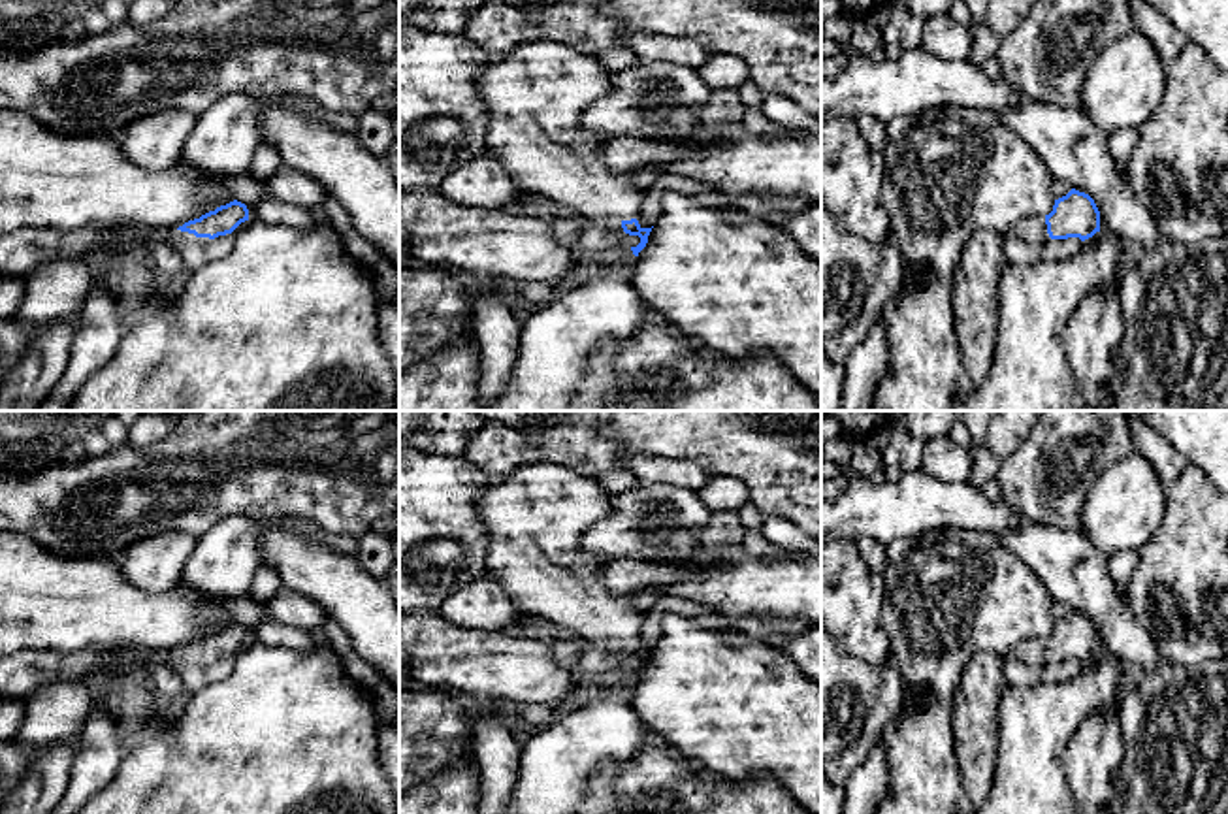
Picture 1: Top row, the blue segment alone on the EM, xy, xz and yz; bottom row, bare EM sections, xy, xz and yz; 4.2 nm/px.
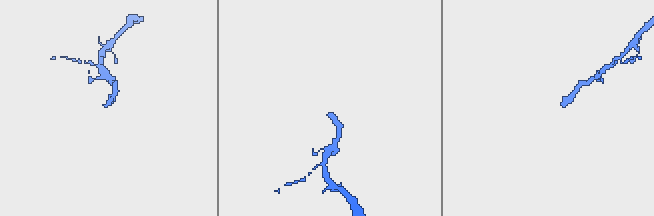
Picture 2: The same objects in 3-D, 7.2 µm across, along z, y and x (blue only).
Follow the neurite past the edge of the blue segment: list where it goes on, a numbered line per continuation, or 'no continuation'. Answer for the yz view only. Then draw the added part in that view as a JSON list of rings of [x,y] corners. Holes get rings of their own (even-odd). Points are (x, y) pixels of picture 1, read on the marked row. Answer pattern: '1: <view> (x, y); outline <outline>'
1: yz (1034, 230); outline [[[1032,217],[1015,226],[1011,226],[1010,234],[1021,237],[1042,249],[1051,237],[1047,234],[1045,217]]]

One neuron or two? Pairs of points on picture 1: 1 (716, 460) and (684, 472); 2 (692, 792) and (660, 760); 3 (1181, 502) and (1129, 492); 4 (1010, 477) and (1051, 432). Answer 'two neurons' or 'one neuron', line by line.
1: two neurons
2: two neurons
3: two neurons
4: one neuron

